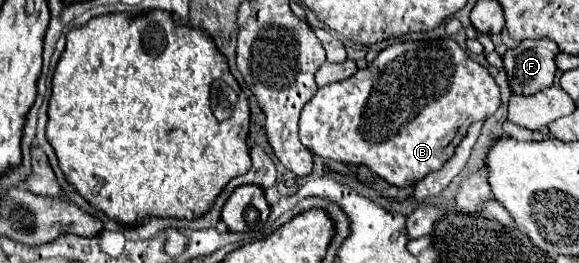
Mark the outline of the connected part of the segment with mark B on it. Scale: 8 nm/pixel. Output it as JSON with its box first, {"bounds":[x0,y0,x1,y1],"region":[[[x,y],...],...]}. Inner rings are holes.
{"bounds":[299,37,501,187],"region":[[[451,37],[443,39],[443,41],[415,41],[415,43],[393,43],[389,45],[387,49],[383,49],[371,63],[367,69],[359,69],[353,77],[345,79],[345,81],[339,81],[339,83],[331,83],[327,87],[321,87],[315,97],[303,107],[301,111],[301,119],[299,119],[299,139],[301,143],[317,153],[319,157],[325,157],[325,159],[335,159],[335,161],[341,161],[341,163],[361,163],[361,165],[367,165],[373,173],[377,173],[379,177],[383,177],[387,183],[395,185],[395,187],[409,187],[409,185],[415,185],[419,183],[423,177],[427,177],[429,173],[435,173],[439,169],[443,169],[443,165],[453,157],[455,153],[455,143],[459,145],[461,139],[465,137],[467,129],[471,123],[477,123],[477,121],[485,121],[489,119],[501,105],[501,91],[499,91],[499,85],[495,83],[495,79],[491,77],[491,73],[475,63],[465,49],[461,49]]]}

